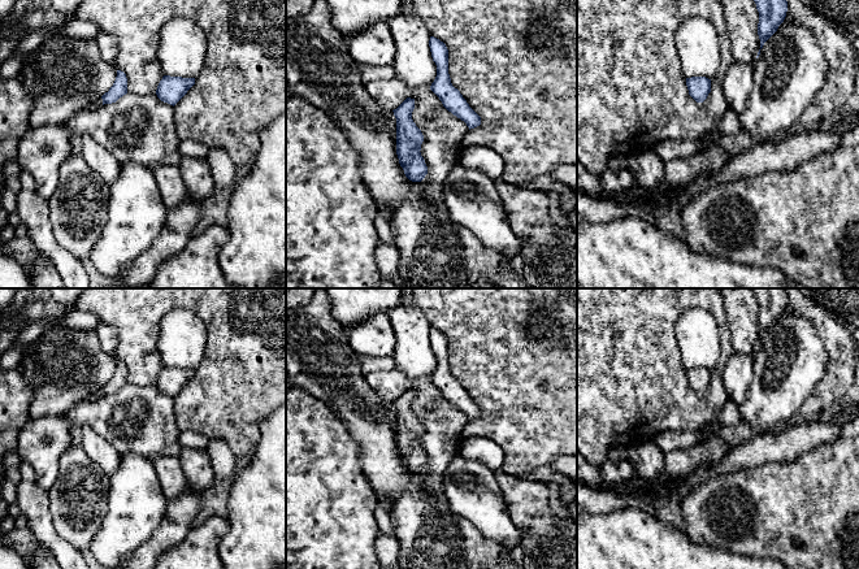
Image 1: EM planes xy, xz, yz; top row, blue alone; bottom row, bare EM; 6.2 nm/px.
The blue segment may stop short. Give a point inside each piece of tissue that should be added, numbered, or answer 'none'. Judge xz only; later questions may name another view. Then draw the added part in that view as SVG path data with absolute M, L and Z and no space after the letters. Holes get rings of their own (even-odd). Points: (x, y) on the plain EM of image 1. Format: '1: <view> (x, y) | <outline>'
1: xz (513, 351) | M413 288L408 307L421 310L430 327L446 335L451 374L481 408L481 416L463 427L464 438L481 436L499 444L504 452L503 469L516 477L550 466L560 456L577 457L577 288Z

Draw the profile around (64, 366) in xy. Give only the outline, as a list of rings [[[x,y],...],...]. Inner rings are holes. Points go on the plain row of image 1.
[[[48,329],[40,338],[25,347],[19,370],[31,385],[34,398],[30,418],[60,417],[91,394],[101,388],[113,377],[117,360],[104,351],[95,330]]]

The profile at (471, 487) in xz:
[[[454,456],[442,479],[452,514],[467,518],[486,539],[519,553],[521,530],[511,520],[496,473],[477,460]]]

